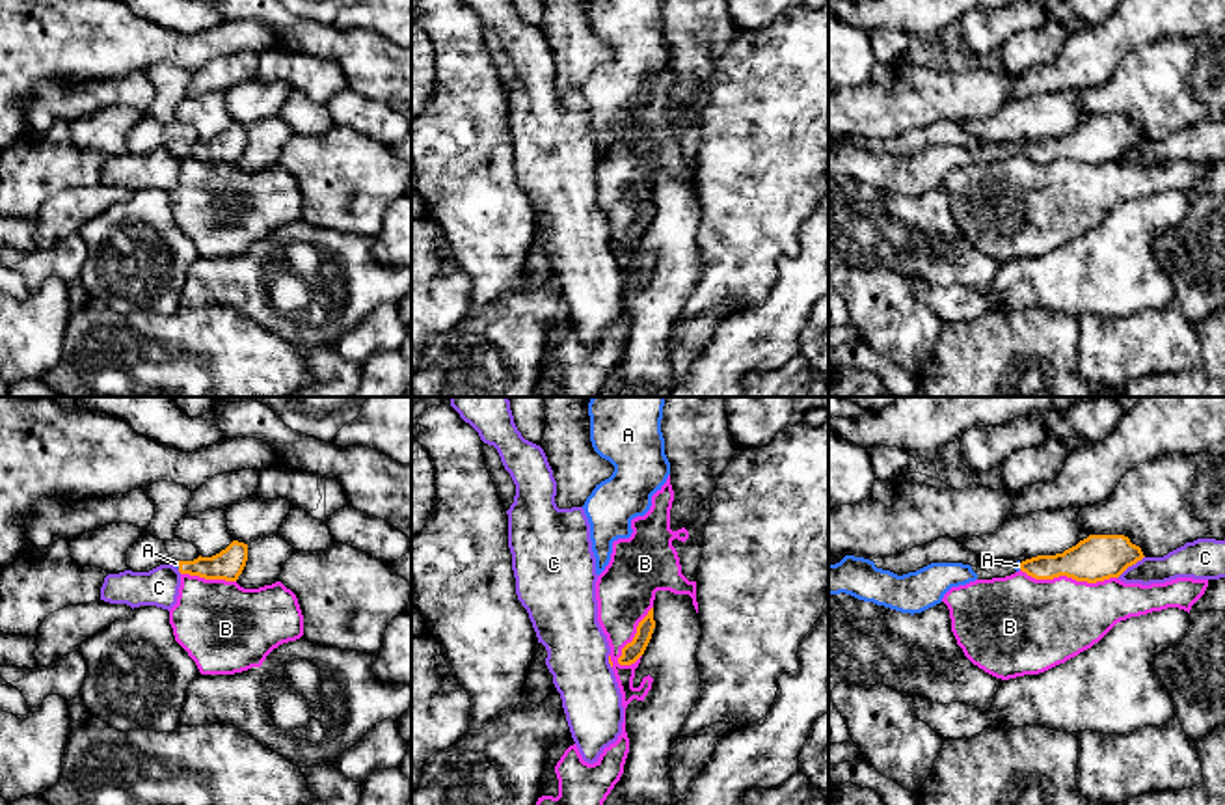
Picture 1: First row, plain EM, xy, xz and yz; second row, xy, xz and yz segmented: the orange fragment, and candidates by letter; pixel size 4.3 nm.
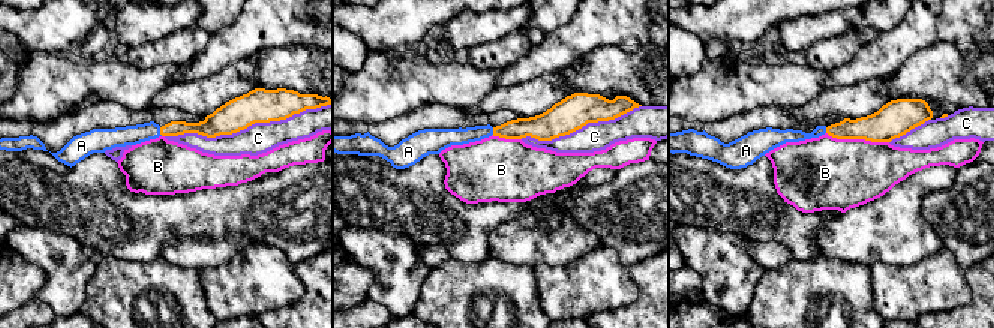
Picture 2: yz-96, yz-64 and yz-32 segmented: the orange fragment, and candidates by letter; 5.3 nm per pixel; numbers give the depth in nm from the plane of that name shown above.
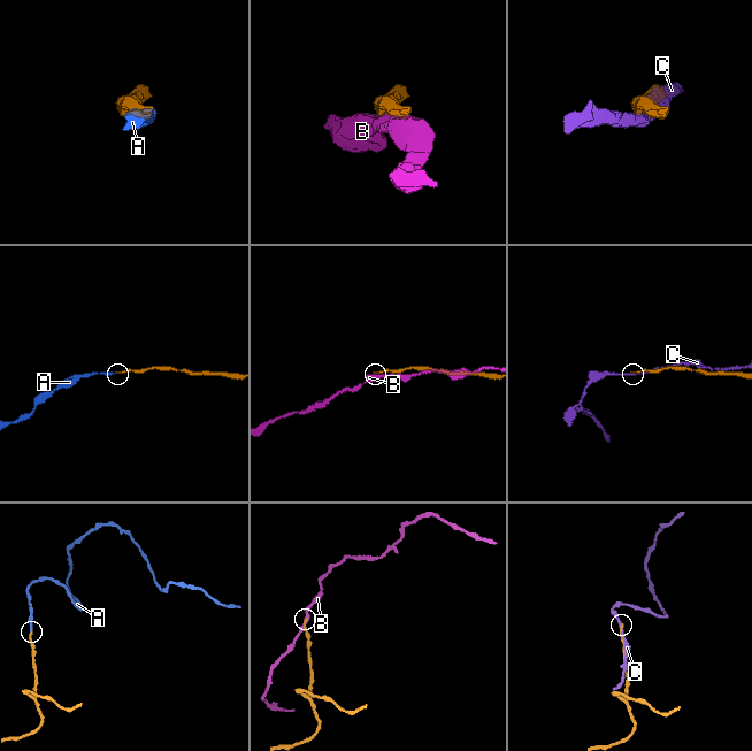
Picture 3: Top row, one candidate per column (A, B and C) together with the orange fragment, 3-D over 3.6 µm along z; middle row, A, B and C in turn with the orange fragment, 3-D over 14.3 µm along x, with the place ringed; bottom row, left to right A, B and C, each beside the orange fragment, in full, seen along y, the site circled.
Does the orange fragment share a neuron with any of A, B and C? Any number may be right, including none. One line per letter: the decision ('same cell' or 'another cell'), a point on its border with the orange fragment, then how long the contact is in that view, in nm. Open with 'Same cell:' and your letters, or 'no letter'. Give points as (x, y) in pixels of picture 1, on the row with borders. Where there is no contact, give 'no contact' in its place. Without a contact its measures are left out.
Same cell: A
A: same cell; contact xy (179, 565); length 30 nm
B: another cell; contact yz (1069, 576); length 420 nm
C: another cell; contact yz (1130, 565); length 160 nm

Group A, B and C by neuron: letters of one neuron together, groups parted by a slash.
A / B / C

